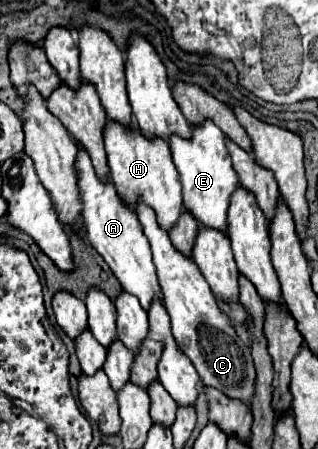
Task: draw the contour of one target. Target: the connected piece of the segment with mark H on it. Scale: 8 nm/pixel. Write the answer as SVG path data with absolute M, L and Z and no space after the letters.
M106 120L104 144L108 152L108 168L118 192L122 192L122 198L130 206L134 206L136 200L142 198L150 208L156 210L158 224L164 230L172 228L178 220L178 212L182 210L182 186L170 156L168 142L158 140L158 136L148 138L140 128L126 126L116 120Z

